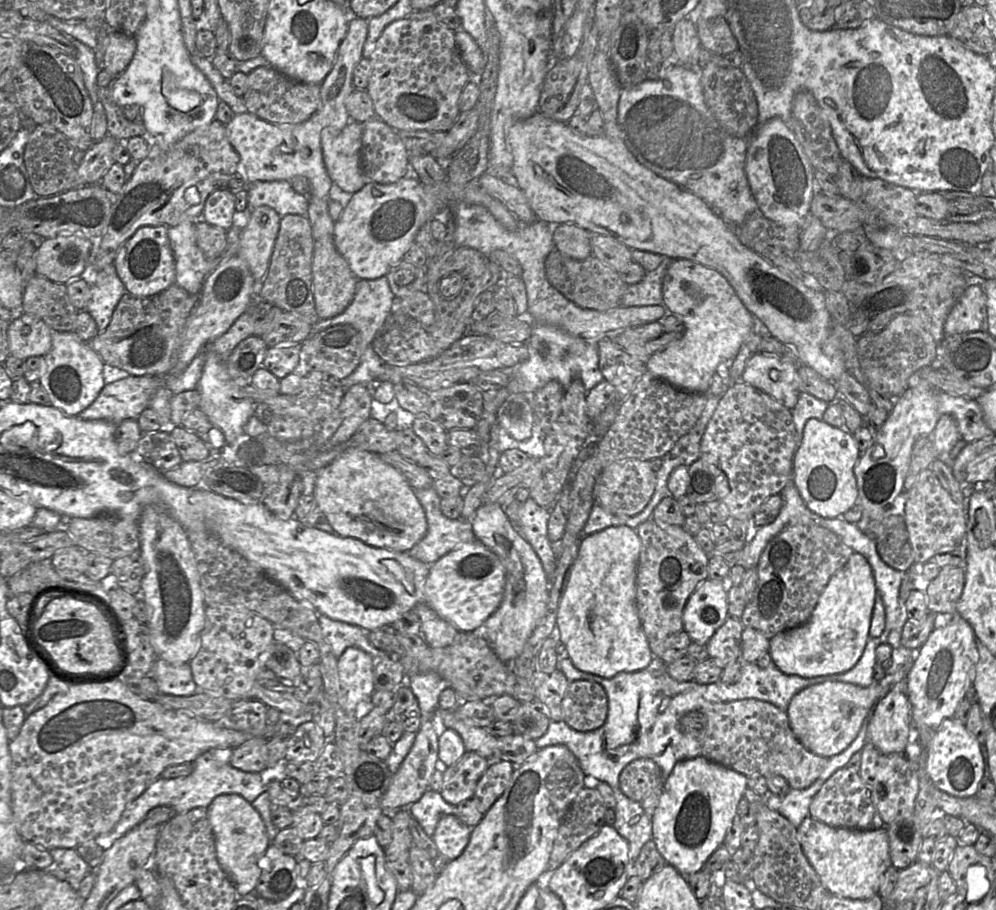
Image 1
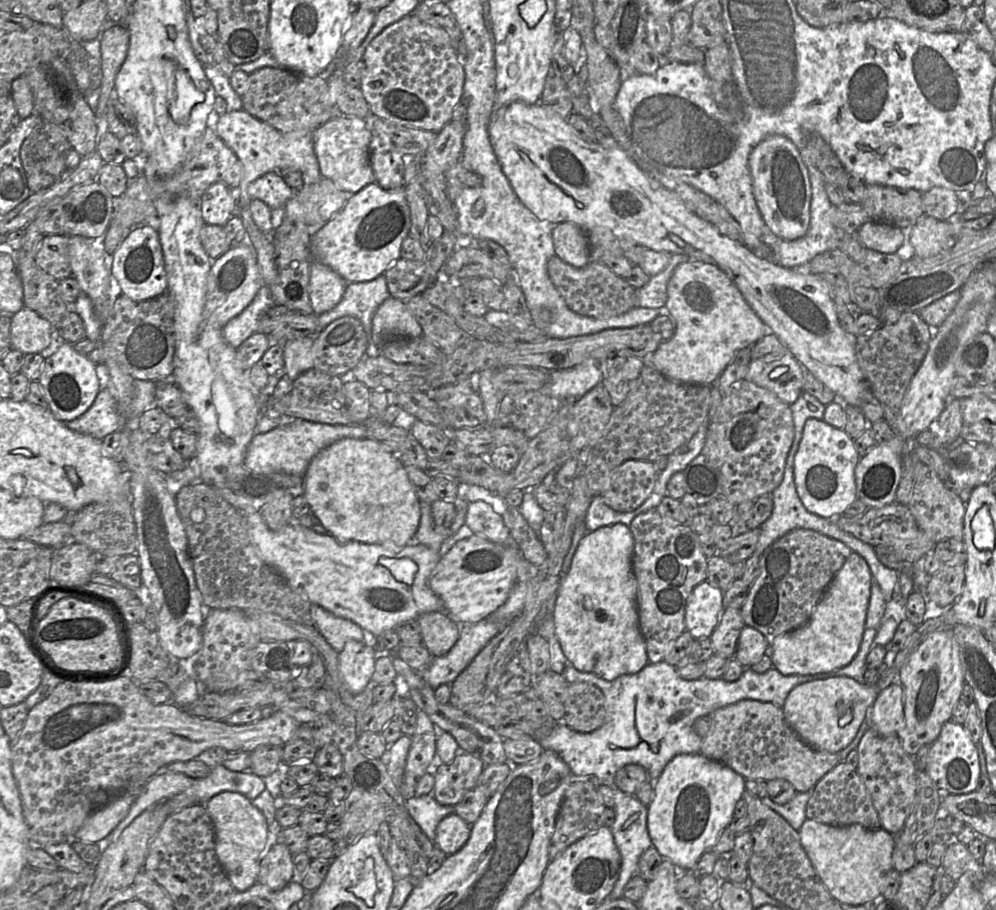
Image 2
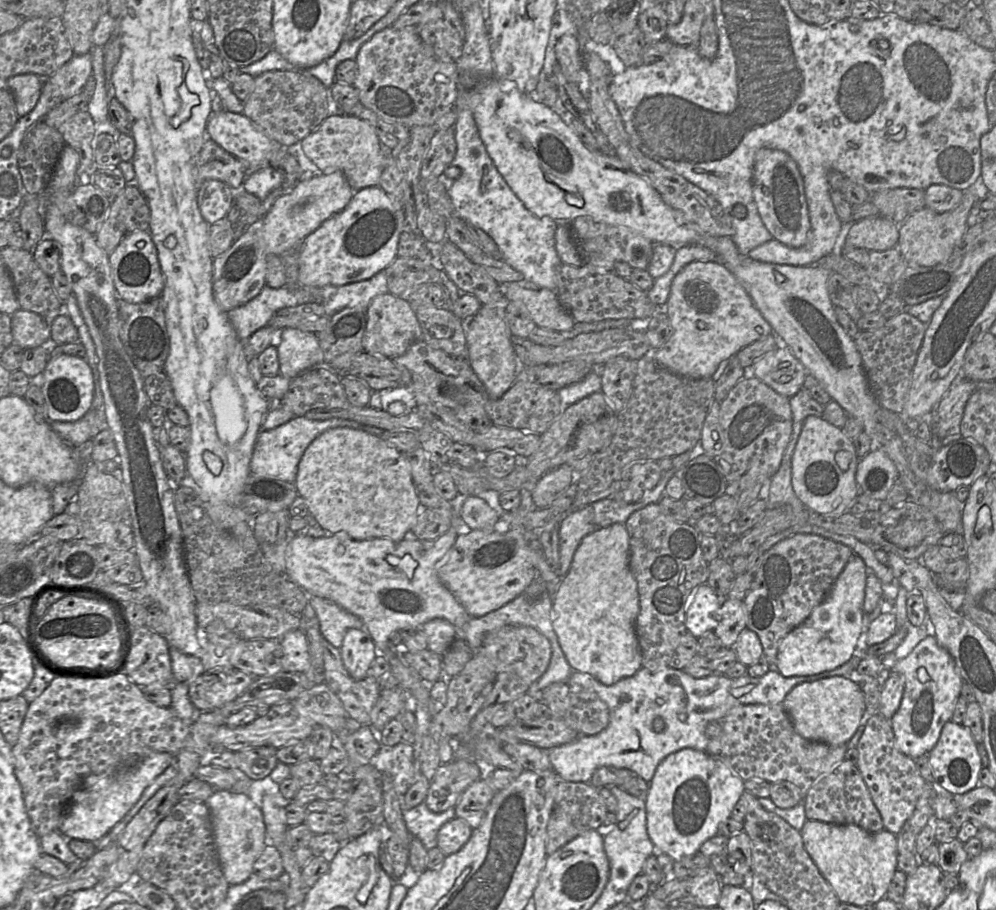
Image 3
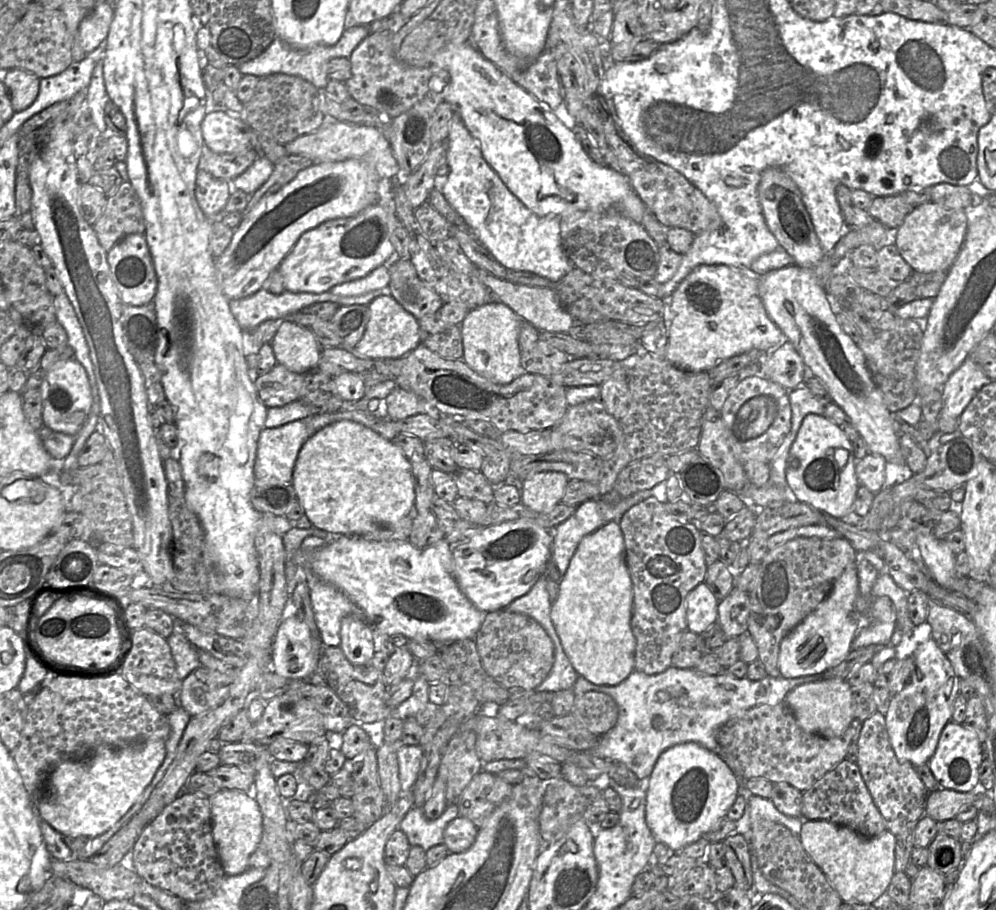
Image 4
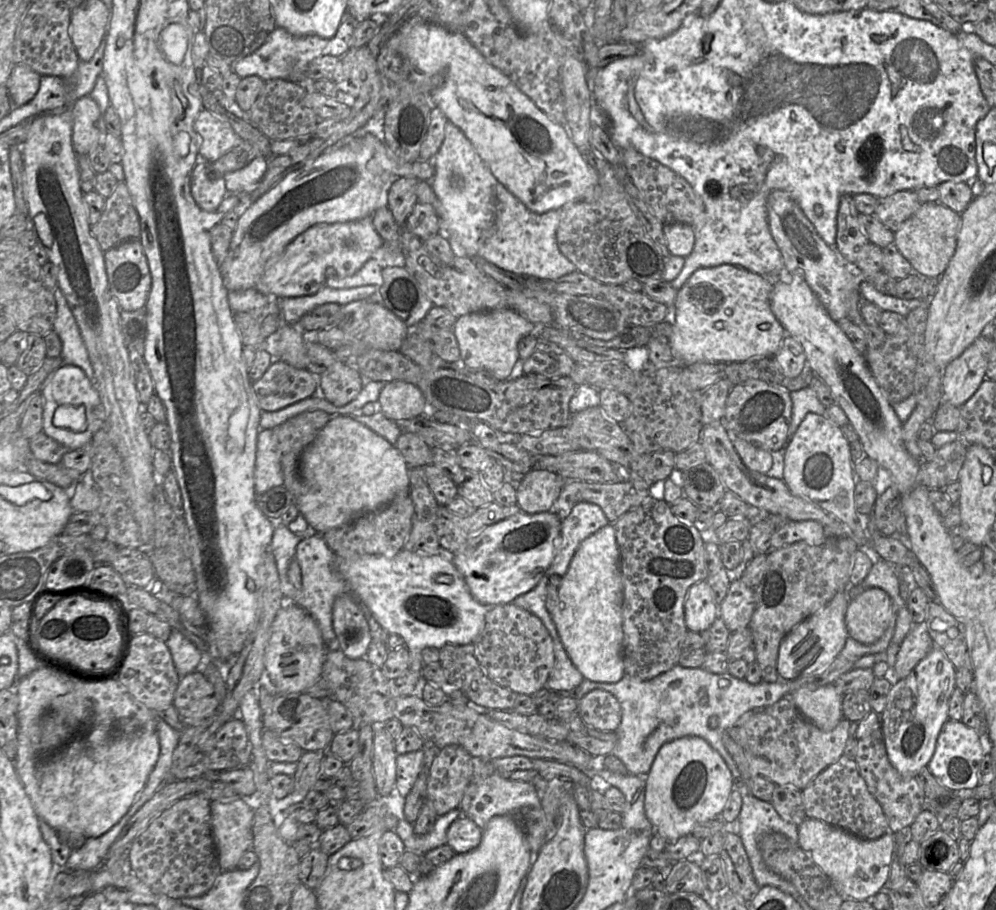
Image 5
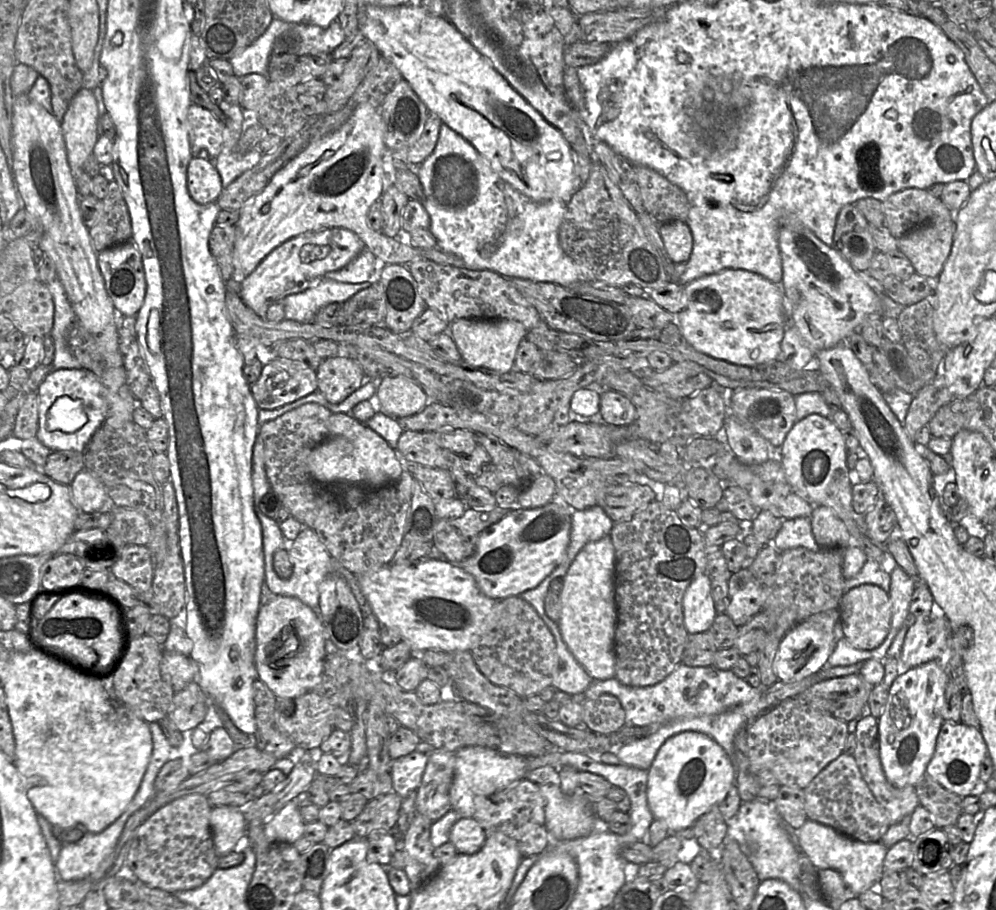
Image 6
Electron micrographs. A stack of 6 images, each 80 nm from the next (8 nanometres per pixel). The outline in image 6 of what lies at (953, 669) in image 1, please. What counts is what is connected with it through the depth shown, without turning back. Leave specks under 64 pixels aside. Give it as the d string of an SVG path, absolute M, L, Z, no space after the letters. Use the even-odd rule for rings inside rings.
M932 660L897 676L889 688L882 714L878 718L880 760L887 780L896 787L915 786L925 774L944 722L941 708L949 675L939 661Z

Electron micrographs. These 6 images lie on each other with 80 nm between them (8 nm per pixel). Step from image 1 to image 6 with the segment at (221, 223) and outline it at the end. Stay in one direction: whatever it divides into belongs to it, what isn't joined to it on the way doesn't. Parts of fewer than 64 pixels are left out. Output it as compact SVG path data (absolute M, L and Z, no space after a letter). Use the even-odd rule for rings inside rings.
M194 157L191 159L187 167L187 189L197 204L216 202L224 188L212 161Z

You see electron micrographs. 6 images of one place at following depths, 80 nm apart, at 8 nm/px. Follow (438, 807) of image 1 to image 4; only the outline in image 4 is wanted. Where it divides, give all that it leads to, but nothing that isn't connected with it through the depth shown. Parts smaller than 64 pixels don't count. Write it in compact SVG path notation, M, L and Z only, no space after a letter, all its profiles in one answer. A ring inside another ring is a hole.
M448 804L442 815L429 820L422 807L413 807L400 822L399 829L406 835L411 846L420 846L425 851L443 844L443 833L450 821L459 816L456 804Z

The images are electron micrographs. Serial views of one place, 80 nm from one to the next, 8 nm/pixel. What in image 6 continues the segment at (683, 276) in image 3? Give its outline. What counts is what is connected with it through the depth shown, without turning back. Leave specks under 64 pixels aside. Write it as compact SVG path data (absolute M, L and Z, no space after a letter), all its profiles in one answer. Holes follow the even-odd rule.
M724 269L683 286L685 306L676 321L696 350L741 366L777 360L786 328L781 286L744 269Z

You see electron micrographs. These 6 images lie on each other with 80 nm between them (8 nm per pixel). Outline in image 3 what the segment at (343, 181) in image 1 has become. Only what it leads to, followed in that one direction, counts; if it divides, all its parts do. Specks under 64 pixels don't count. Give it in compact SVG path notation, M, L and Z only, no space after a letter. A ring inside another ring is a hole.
M332 113L297 144L297 149L322 173L342 172L354 191L379 184L384 168L383 145L374 128L353 115Z

